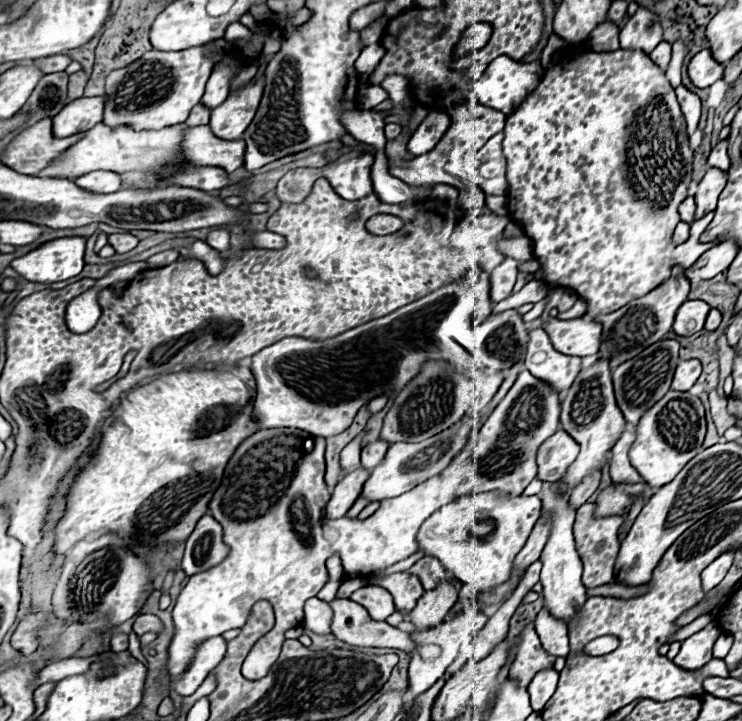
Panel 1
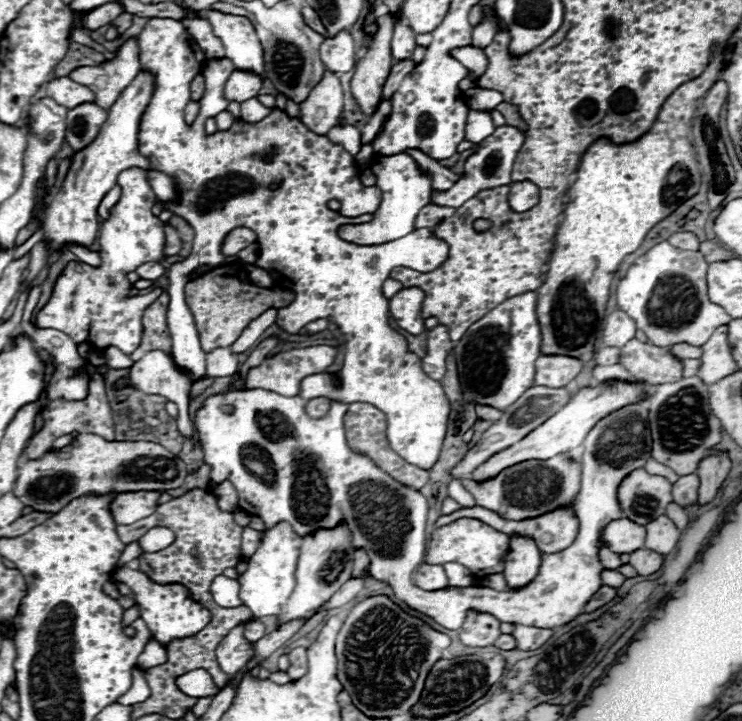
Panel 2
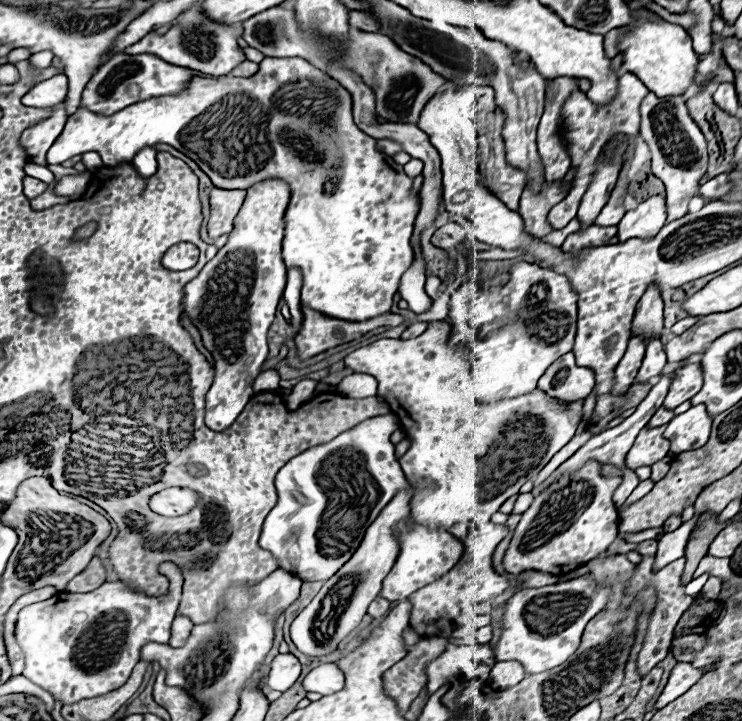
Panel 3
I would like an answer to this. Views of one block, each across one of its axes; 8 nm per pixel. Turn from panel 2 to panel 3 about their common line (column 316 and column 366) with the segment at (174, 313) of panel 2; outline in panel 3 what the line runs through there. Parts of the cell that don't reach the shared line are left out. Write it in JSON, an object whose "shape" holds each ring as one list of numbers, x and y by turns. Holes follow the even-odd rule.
{"shape":[[266,56,258,64,258,72,250,78,206,78,198,74,180,94,140,100,112,116,96,116,94,112,78,108,48,150,46,160,48,164,62,164,76,154,98,152,104,166,112,166,116,162,130,162,144,146,170,144,192,158,216,188,246,190,266,178,284,178,290,184,292,198,286,210,282,260,286,270,296,266,302,272,301,302,330,317,364,321,374,318,378,312,390,312,400,276,412,262,408,238,412,236,418,214,418,194,410,196,412,178,404,180,396,168,390,168,384,154,376,150,376,140,370,136,364,136,364,140,348,140,348,136,364,134,352,122,352,96,340,82,308,64,304,58,286,60],[332,144,338,144,338,148,348,144,348,150,364,146,366,150,372,150,372,156,368,160,368,154,336,152,332,154,338,156,336,164,336,160,330,162,324,158,324,148,332,148],[344,186,356,186,356,196,344,196],[352,373,342,378,336,388,340,392,344,392,344,396,348,396,348,398,368,398,368,396,376,396,378,384,368,374]]}

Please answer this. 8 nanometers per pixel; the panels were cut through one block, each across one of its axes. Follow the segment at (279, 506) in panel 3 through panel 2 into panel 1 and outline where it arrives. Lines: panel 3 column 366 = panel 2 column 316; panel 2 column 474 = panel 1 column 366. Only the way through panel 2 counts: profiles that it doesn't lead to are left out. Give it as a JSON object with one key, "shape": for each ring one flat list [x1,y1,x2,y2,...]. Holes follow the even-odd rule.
{"shape":[[364,586,356,590,350,596,350,600,362,604,372,616,372,620,386,620,394,612,394,602,392,602,390,592,380,586]]}

